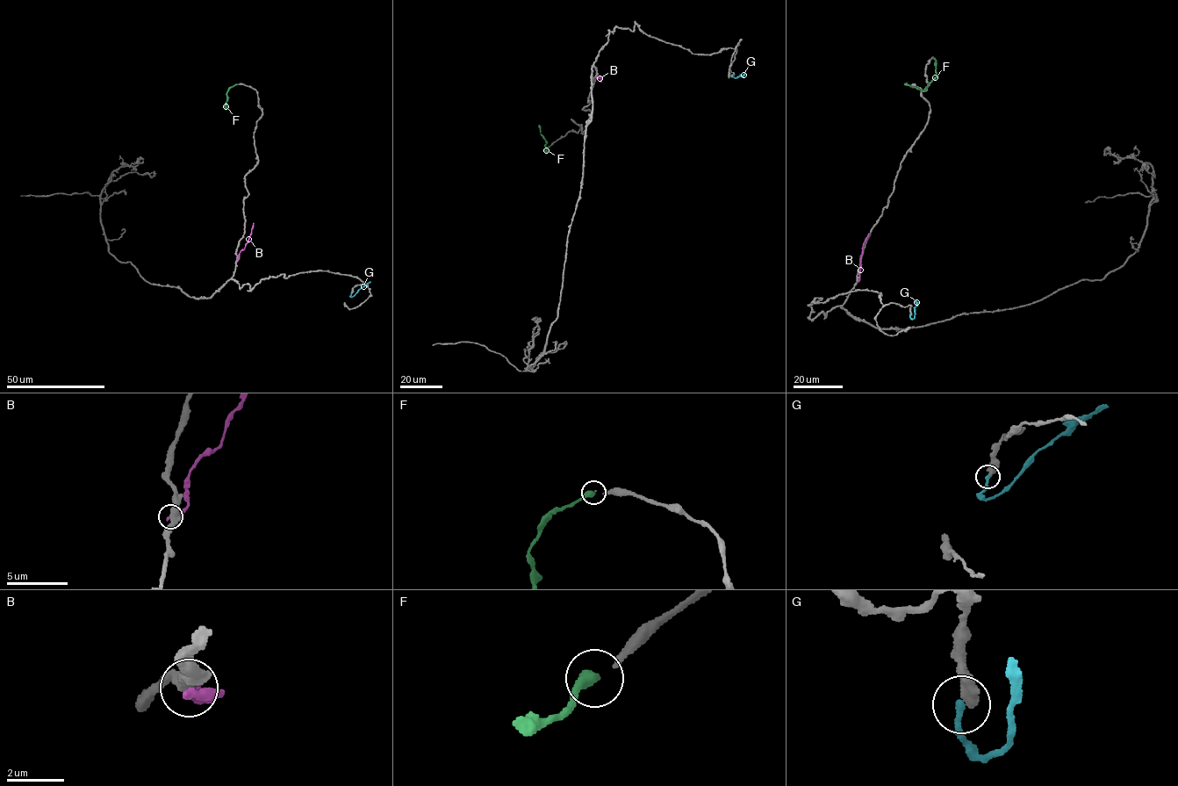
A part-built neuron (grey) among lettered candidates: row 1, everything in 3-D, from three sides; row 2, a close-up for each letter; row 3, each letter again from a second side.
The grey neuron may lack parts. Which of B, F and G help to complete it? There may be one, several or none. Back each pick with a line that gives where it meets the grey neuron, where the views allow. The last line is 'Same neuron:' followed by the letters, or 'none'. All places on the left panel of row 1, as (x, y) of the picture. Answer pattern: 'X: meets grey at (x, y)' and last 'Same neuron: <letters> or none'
F: meets grey at (237, 84)
Same neuron: F

